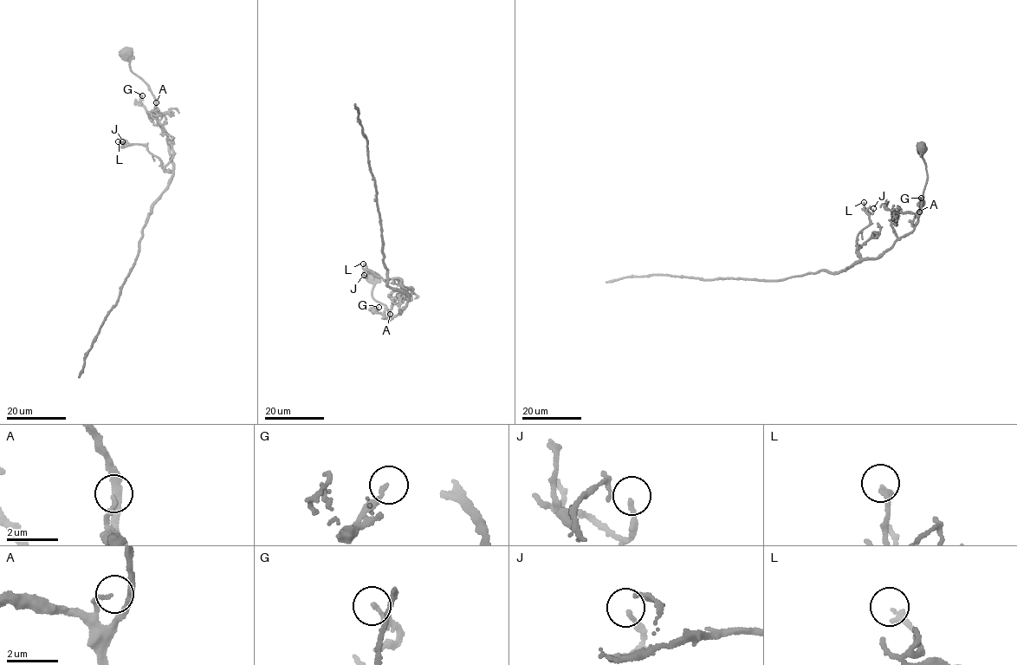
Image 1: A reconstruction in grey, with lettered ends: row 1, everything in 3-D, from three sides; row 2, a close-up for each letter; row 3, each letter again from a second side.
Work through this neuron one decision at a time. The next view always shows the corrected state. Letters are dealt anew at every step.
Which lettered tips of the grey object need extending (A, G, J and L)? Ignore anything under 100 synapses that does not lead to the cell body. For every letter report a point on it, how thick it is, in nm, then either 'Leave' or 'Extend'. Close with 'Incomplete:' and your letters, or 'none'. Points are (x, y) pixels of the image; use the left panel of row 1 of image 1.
A: Place: (156, 102). Thickness 120 nm. Leave
G: Place: (142, 95). Thickness 150 nm. Leave
J: Place: (122, 141). Thickness 160 nm. Leave
L: Place: (118, 141). Thickness 220 nm. Leave
Incomplete: none

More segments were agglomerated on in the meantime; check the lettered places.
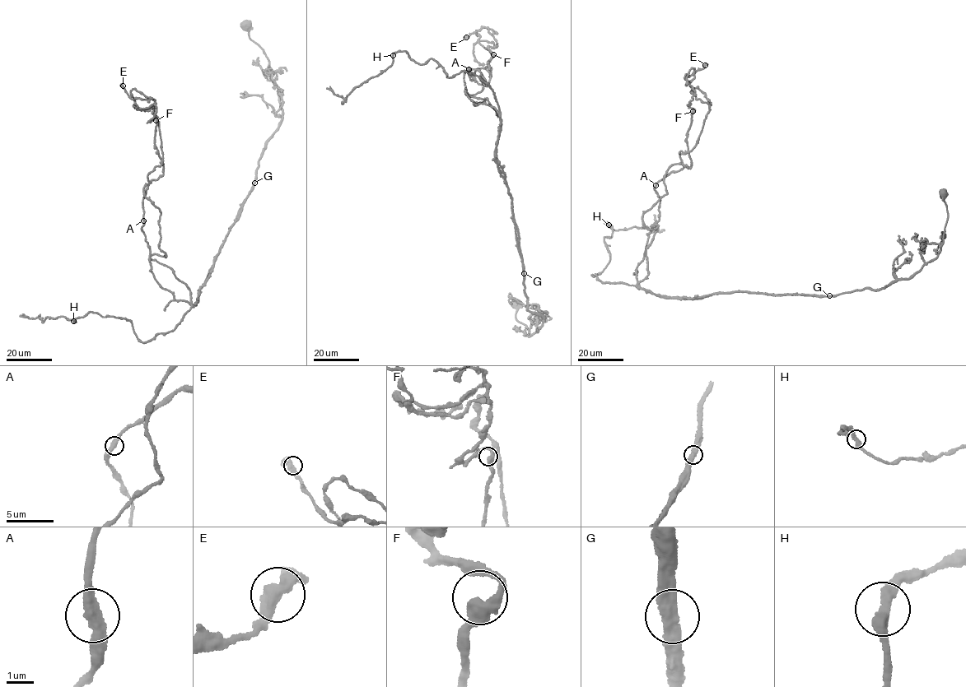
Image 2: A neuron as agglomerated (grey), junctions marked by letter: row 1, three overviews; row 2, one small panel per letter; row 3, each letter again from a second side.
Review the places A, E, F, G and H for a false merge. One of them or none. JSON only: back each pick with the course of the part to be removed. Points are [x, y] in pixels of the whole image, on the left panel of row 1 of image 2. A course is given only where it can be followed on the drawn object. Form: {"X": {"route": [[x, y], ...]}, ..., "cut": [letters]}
{"G": {"route": [[254, 183], [197, 303], [175, 299], [149, 257], [166, 256], [143, 188], [163, 174], [154, 99], [120, 84]]}, "cut": ["G"]}

